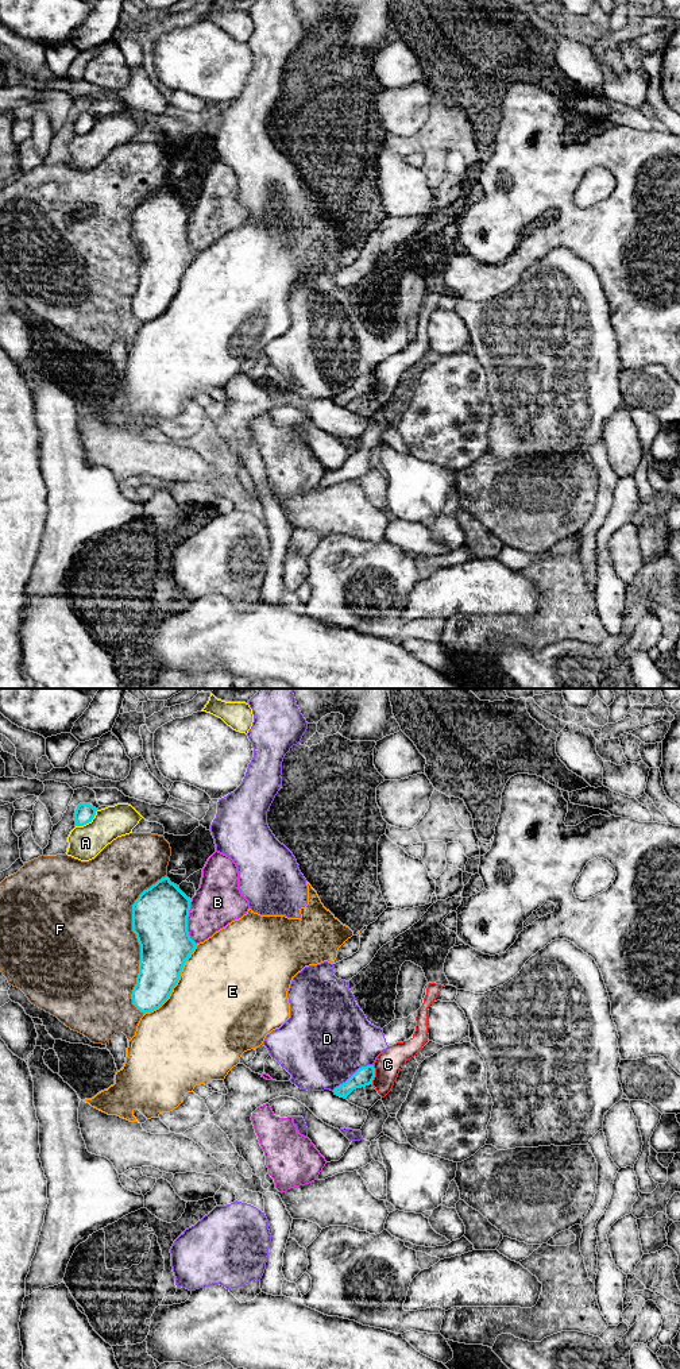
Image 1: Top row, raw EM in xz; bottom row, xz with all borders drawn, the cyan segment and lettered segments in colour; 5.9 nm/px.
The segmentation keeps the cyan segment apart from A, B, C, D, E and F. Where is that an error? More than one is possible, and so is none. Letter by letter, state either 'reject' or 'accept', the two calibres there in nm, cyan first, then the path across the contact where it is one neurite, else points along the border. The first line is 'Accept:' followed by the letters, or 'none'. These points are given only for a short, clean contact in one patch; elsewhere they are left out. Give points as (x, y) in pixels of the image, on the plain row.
Accept: none
A: reject; calibres 120 and 200 nm; border xz (97, 119), (88, 131), (76, 135)
B: reject; calibres 340 and 280 nm
C: reject; calibres 110 and 160 nm; border xz (374, 374), (374, 388), (371, 392)
D: reject; calibres 110 and 500 nm
E: reject; calibres 300 and 500 nm
F: reject; calibres 340 and 480 nm

